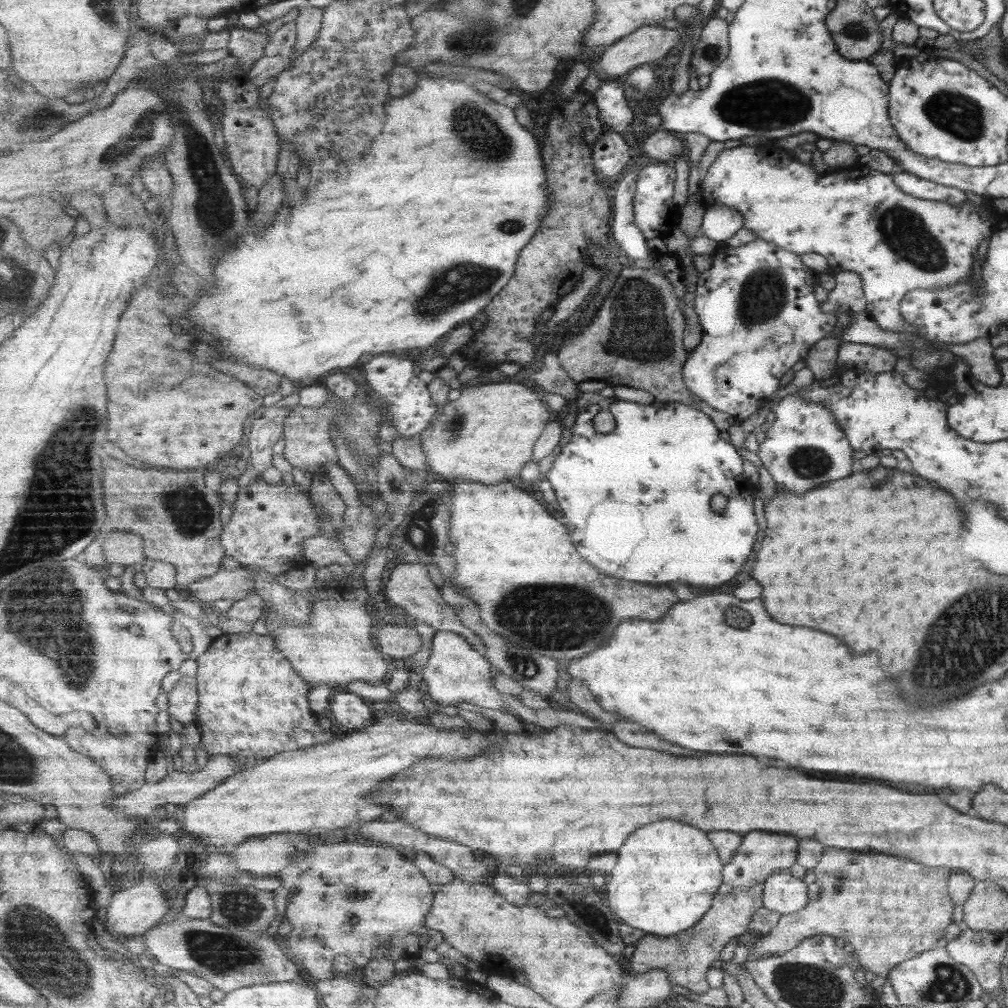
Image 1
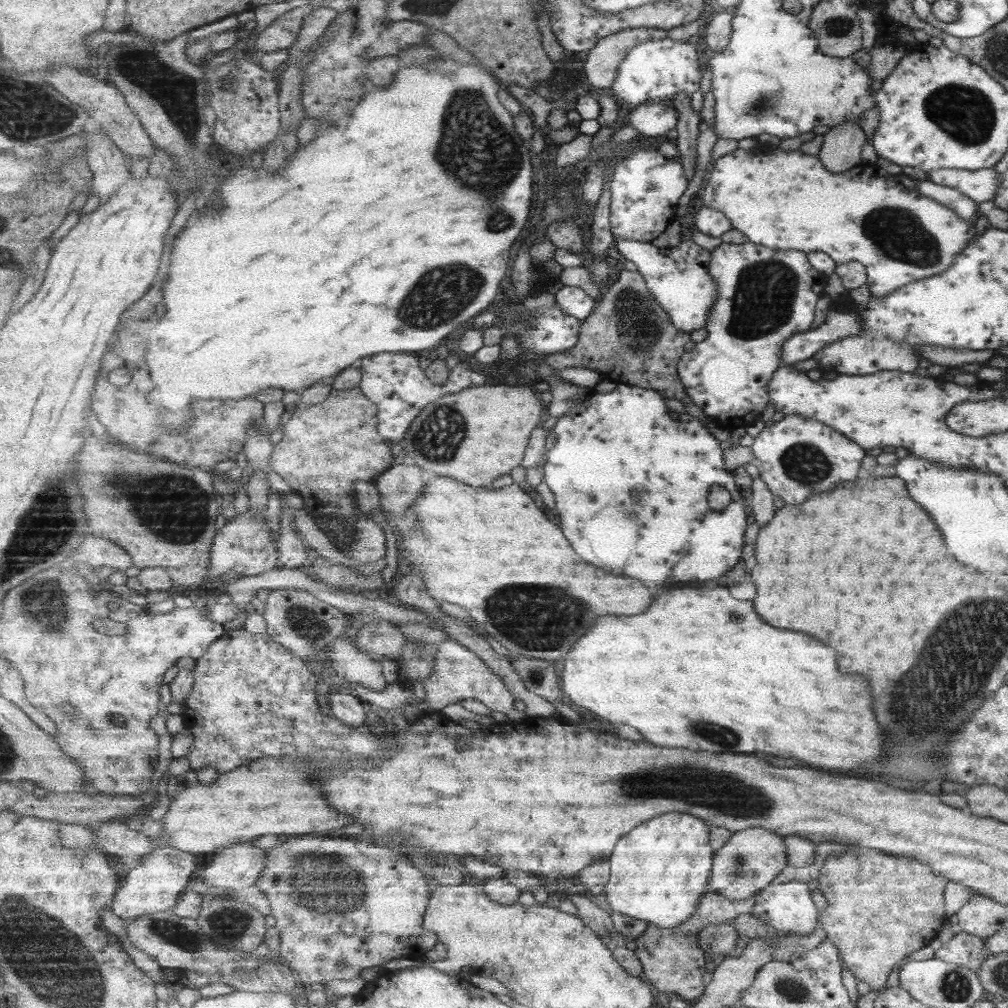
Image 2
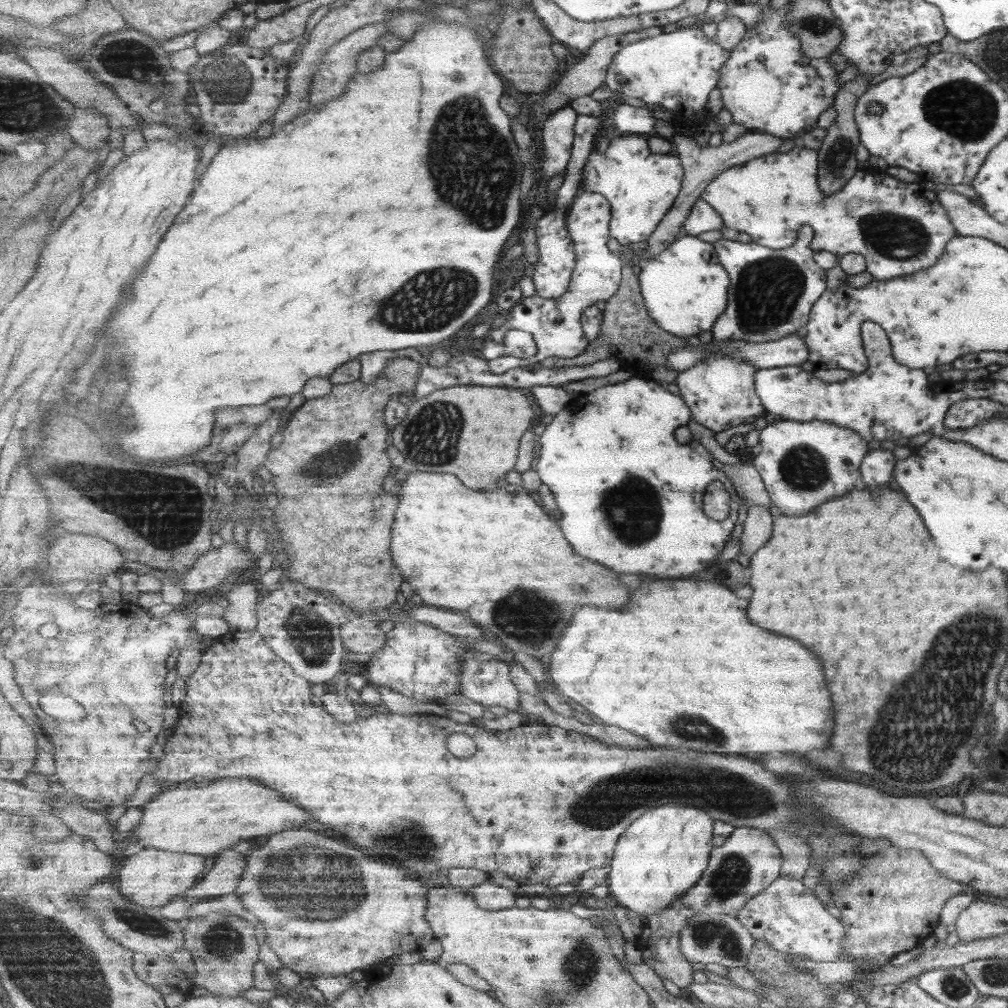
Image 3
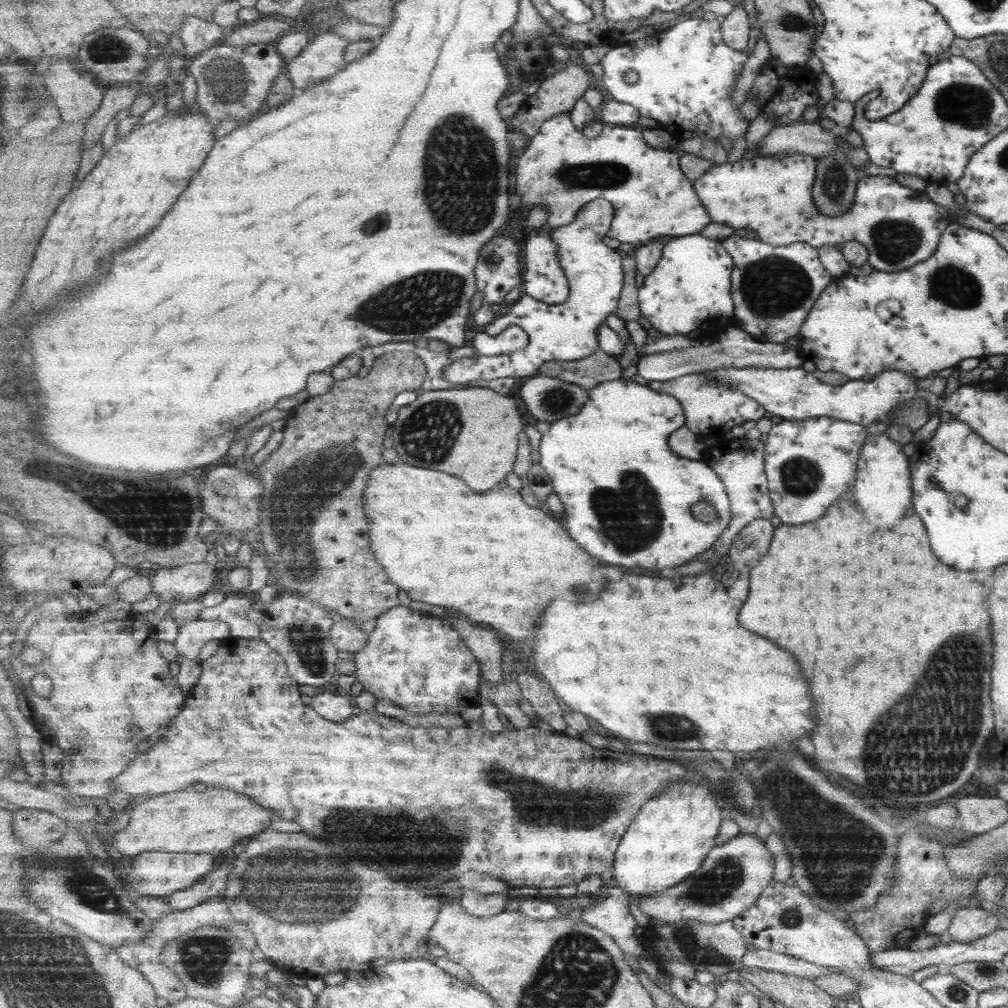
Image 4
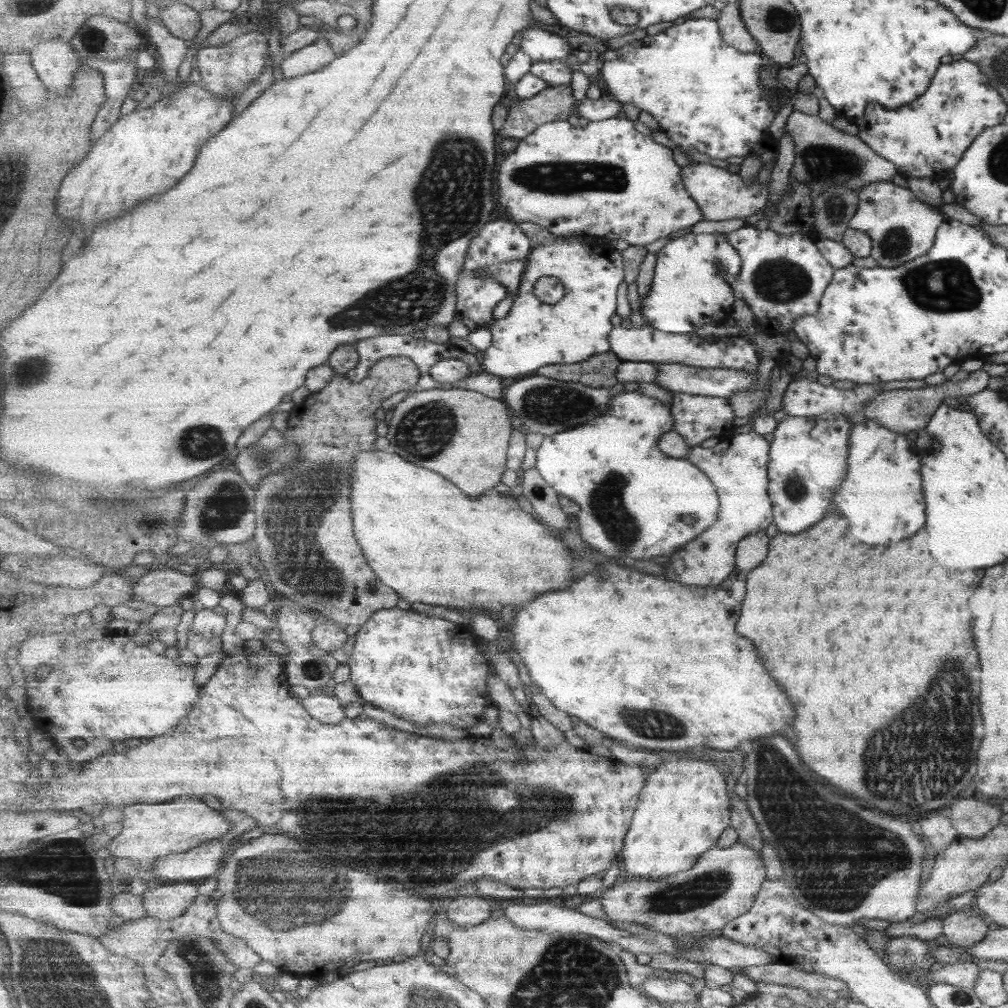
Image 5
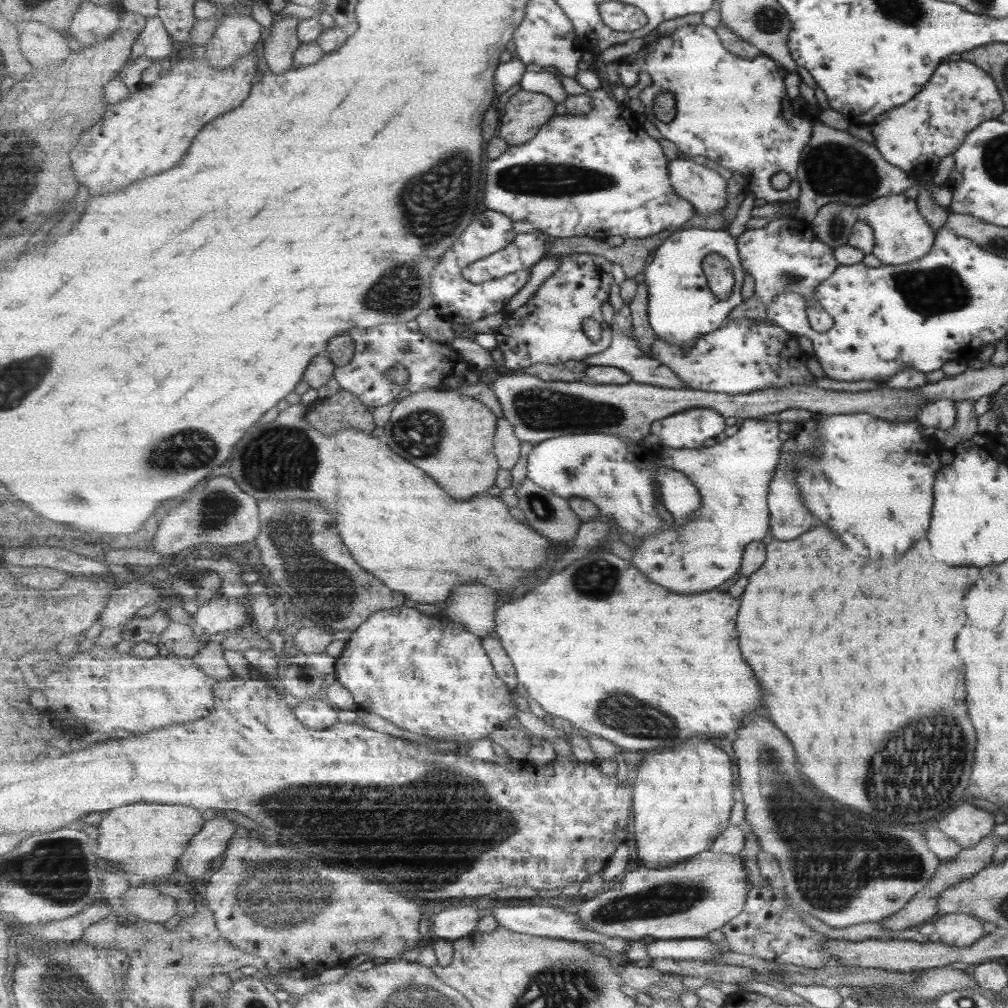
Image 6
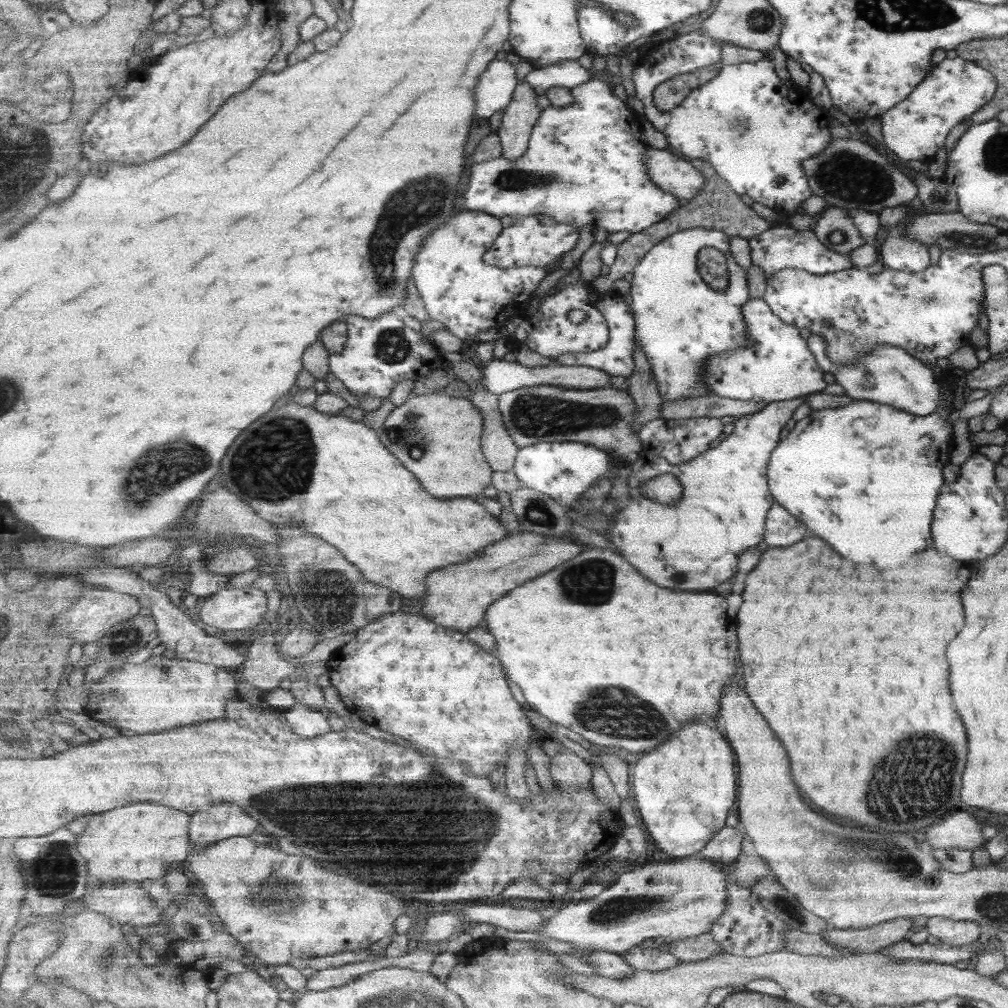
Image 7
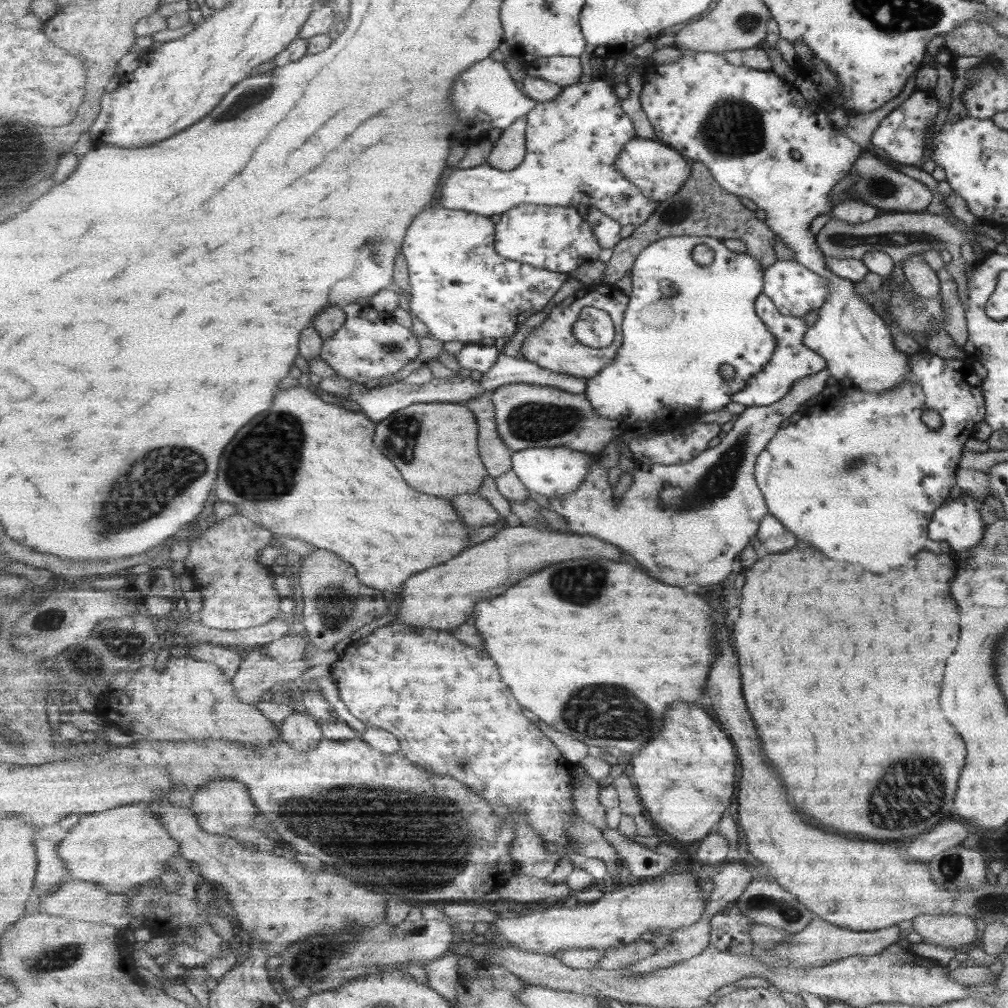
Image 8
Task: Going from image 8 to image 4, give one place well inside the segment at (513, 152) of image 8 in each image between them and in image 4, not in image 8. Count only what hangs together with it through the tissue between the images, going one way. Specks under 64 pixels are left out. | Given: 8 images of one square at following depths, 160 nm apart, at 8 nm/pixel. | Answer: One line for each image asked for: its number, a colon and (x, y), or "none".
4: (559, 94)
5: (557, 102)
6: (526, 113)
7: (518, 121)

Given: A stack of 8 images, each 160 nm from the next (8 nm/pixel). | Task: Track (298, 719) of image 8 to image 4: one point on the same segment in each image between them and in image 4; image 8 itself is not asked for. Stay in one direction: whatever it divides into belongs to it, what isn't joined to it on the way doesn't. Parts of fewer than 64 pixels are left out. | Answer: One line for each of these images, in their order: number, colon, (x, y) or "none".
4: (337, 707)
5: (325, 707)
6: (318, 713)
7: (306, 722)

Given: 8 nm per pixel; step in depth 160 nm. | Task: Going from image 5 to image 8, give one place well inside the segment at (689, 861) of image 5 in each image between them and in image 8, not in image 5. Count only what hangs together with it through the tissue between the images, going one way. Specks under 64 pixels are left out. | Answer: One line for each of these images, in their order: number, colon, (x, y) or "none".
6: (683, 798)
7: (684, 791)
8: (685, 777)

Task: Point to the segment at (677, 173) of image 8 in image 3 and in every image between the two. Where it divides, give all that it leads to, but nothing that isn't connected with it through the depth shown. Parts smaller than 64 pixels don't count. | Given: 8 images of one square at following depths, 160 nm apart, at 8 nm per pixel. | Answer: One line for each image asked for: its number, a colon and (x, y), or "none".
3: (899, 228)
4: (899, 226)
5: (722, 195)
6: (706, 189)
7: (669, 170)

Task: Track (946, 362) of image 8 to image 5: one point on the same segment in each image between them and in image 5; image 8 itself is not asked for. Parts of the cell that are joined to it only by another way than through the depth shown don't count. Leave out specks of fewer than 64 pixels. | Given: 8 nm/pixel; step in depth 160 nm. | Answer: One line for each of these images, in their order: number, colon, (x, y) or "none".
5: (880, 498)
6: (861, 478)
7: (868, 474)

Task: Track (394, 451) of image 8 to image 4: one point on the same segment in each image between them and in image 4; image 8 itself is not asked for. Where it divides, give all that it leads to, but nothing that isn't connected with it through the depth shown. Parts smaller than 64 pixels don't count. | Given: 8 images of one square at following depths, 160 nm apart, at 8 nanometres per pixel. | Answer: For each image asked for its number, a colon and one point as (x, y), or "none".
4: (483, 449)
5: (466, 435)
6: (458, 451)
7: (438, 437)

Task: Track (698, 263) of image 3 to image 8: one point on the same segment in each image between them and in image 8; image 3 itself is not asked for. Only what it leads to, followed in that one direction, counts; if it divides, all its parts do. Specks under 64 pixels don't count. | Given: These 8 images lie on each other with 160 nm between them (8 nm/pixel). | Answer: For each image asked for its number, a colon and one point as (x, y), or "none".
4: (690, 289)
5: (688, 291)
6: (675, 278)
7: (681, 322)
8: (683, 322)

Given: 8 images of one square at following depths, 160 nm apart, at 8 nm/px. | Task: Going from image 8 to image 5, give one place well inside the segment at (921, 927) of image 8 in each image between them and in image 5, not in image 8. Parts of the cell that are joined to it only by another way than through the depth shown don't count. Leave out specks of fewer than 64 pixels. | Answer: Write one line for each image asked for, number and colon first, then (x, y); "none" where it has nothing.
5: (961, 928)
6: (957, 929)
7: (953, 932)

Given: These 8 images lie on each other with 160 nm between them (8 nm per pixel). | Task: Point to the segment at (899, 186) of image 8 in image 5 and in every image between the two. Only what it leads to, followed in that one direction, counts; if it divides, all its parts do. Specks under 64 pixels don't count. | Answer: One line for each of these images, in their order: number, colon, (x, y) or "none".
5: (824, 156)
6: (834, 166)
7: (849, 173)

